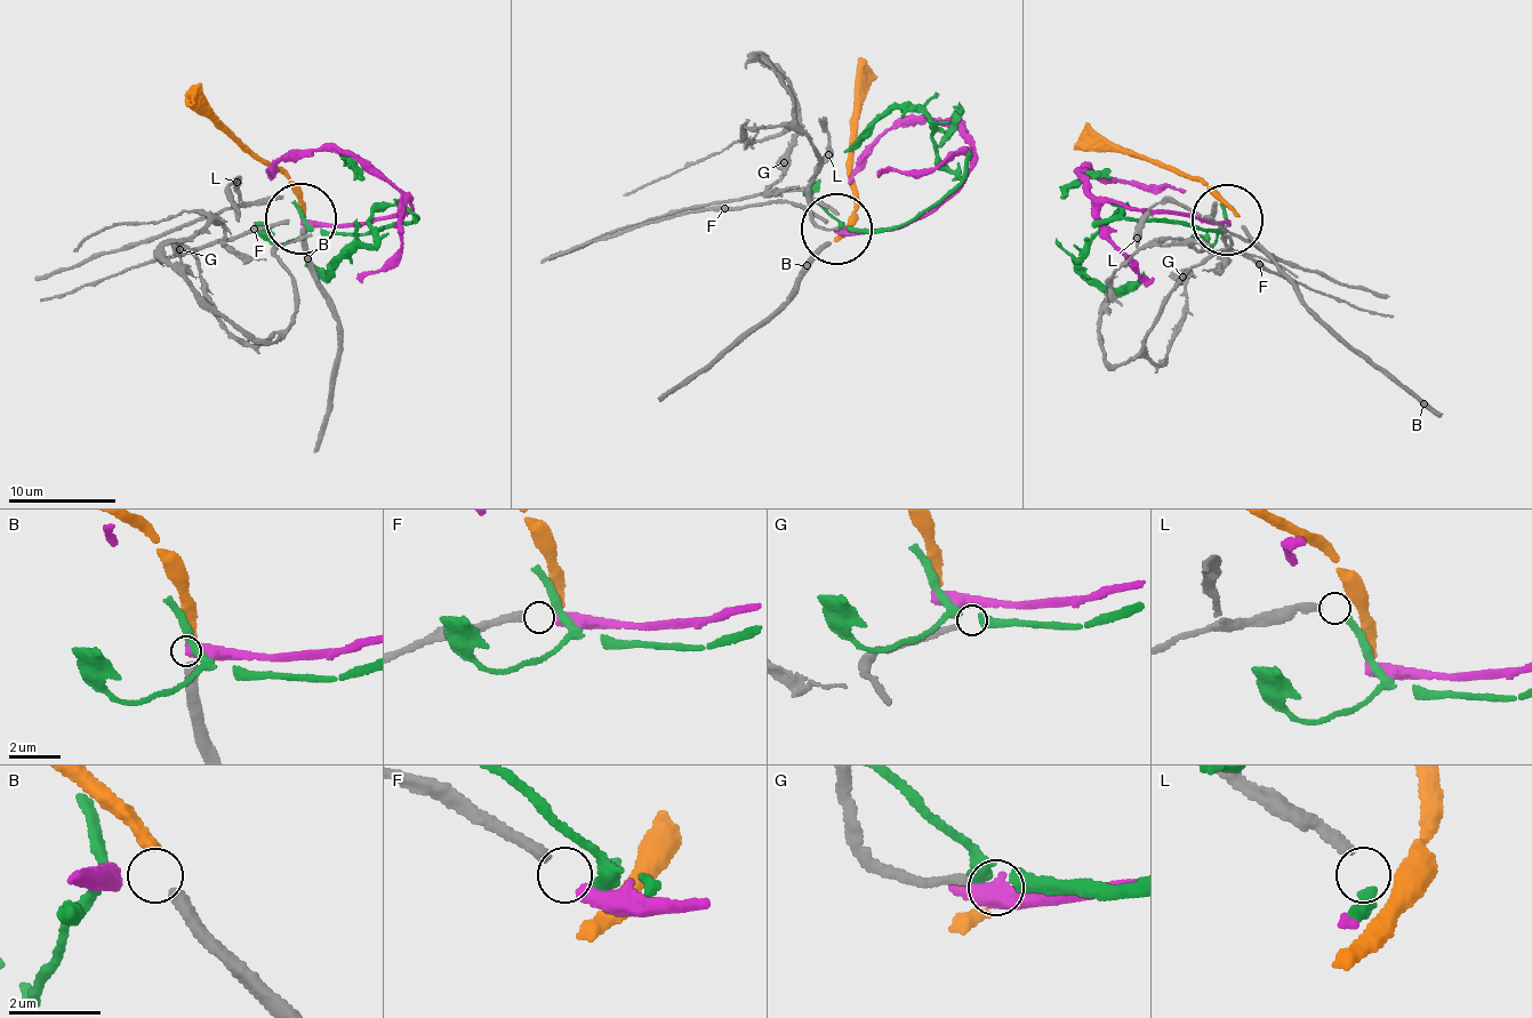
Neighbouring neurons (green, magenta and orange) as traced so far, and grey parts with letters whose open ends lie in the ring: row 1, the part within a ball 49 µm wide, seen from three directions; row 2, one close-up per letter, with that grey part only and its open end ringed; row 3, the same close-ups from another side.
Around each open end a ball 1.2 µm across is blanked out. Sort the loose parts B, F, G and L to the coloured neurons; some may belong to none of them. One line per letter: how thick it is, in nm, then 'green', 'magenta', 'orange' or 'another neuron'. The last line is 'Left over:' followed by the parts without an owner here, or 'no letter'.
B: 360 nm | orange
F: 280 nm | magenta
G: 180 nm | another neuron
L: 240 nm | green
Left over: G

